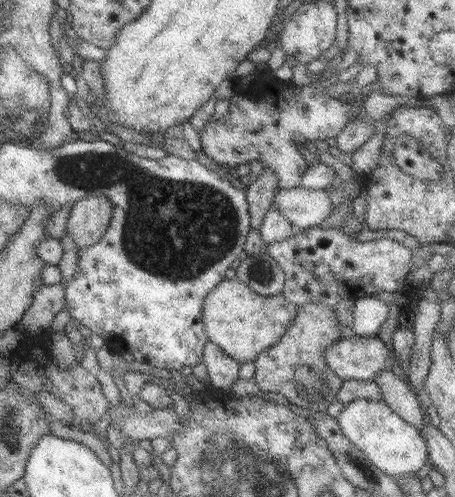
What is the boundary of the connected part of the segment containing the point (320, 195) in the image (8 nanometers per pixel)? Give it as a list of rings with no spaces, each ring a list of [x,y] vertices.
[[[302,186],[276,191],[272,207],[284,214],[296,230],[322,224],[333,214],[333,202],[326,189],[309,189]]]

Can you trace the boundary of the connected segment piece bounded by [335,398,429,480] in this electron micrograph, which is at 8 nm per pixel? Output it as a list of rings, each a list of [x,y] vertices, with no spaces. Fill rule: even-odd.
[[[359,398],[350,401],[335,418],[342,429],[346,439],[349,439],[358,451],[364,453],[364,457],[370,460],[377,468],[394,480],[408,474],[423,474],[423,468],[429,463],[428,448],[426,440],[420,437],[419,430],[402,420],[383,400],[370,400]]]

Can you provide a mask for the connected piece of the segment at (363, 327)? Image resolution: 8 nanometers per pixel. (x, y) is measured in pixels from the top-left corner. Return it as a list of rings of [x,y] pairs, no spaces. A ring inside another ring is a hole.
[[[364,297],[355,300],[352,328],[358,336],[374,337],[386,318],[388,303],[375,297]]]

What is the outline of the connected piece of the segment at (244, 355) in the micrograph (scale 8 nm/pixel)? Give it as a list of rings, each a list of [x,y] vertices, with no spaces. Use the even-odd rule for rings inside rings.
[[[235,278],[221,280],[206,295],[202,316],[207,340],[241,363],[254,362],[259,352],[278,344],[295,321],[298,311],[299,305],[286,300],[285,296],[275,298],[258,294]]]

